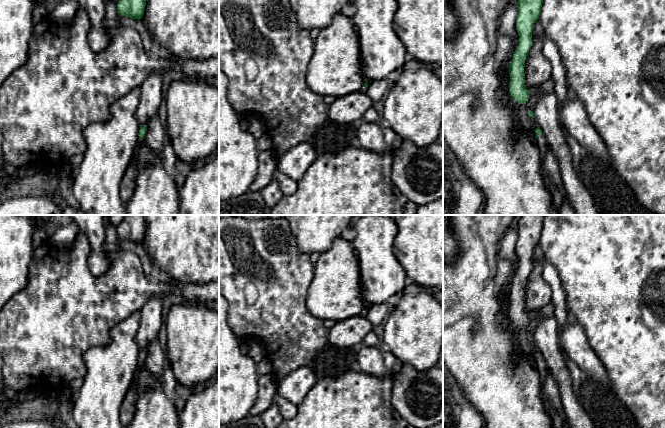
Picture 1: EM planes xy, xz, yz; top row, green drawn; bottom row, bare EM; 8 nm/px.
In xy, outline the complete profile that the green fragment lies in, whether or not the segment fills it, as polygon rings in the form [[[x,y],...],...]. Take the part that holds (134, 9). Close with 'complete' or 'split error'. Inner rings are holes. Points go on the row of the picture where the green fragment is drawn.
[[[119,0],[117,11],[119,15],[140,20],[144,15],[146,0]]]; complete

